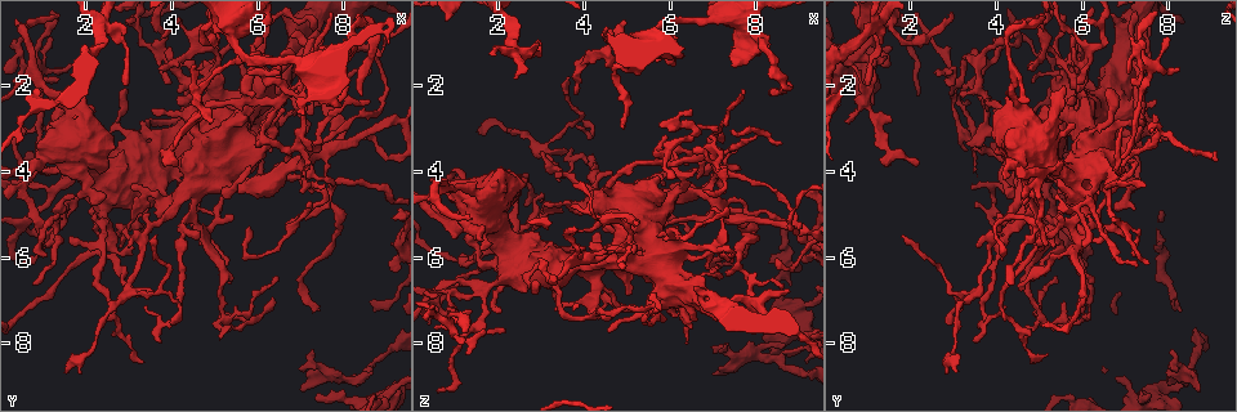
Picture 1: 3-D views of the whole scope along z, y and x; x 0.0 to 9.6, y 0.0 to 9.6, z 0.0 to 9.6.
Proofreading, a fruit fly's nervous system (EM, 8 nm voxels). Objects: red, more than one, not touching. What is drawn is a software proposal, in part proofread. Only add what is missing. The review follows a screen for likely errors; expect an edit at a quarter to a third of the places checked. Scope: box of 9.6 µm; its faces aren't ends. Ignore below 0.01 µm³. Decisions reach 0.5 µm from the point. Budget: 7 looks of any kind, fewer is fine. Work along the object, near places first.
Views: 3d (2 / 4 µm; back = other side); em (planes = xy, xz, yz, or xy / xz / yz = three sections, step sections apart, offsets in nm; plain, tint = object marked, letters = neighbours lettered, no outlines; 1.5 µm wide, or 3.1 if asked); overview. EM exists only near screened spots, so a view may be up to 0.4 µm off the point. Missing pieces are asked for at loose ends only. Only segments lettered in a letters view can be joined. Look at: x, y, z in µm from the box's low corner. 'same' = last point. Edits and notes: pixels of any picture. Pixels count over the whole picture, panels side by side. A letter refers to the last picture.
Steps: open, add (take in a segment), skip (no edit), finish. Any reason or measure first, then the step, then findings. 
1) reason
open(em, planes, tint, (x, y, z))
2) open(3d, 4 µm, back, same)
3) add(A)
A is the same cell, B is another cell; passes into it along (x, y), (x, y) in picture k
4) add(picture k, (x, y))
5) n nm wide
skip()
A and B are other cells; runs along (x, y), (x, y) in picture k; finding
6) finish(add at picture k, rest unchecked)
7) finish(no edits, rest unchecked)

an open end
open(em, planes, plain, (7.30, 8.15, 8.15))

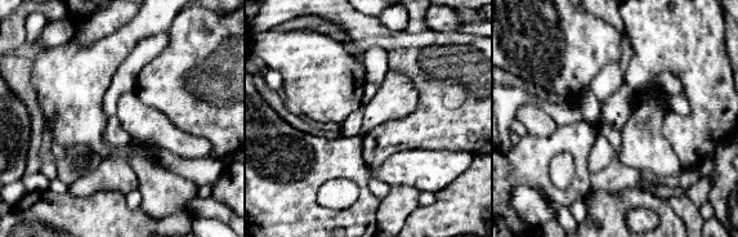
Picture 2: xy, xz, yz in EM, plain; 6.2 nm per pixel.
see the neighbours
open(em, planes, letters, same)

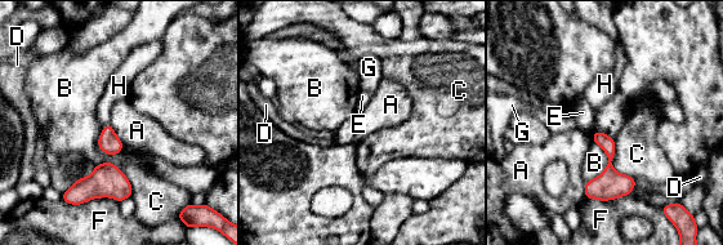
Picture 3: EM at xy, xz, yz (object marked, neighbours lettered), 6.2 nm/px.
skip()
A, B, C, D, E, F, G and H are other cells; border along (590, 136), (603, 132), (612, 138) in picture 3; none of them fits

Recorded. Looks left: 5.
free end
open(3d, 2 µm, (1.15, 5.85, 6.05))

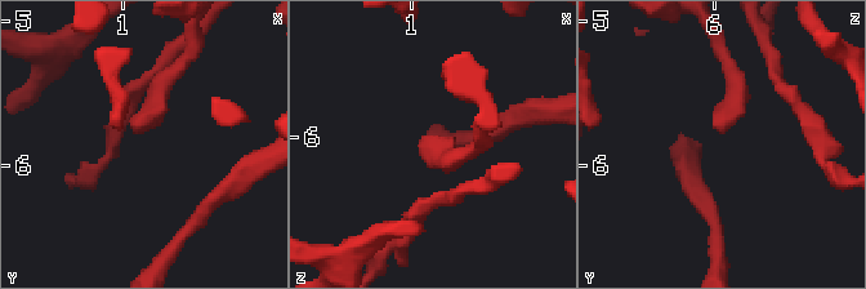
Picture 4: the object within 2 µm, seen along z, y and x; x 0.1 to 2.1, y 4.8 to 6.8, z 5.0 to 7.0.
open(em, planes, letters, (1.14, 5.80, 6.08))

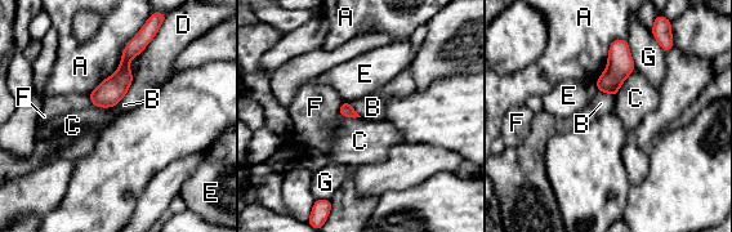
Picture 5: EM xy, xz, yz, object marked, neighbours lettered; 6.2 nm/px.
skip()
A, B, C, D, E, F and G are other cells; runs along (133, 44), (124, 74), (96, 102) in picture 5; no lettered segment goes on from it

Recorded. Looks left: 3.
tapers out
open(em, planes, tint, (5.95, 1.35, 1.50))

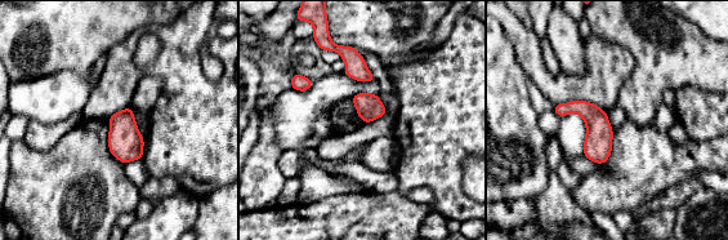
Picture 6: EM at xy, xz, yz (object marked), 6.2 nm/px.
see the neighbours
open(em, planes, letters, same)

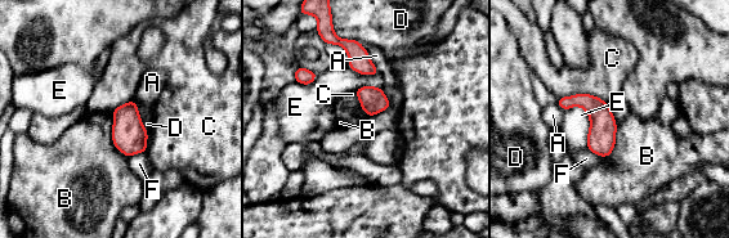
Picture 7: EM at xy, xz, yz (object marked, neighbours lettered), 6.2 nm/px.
skip()
A, B, C, D, E and F are other cells; border along (111, 113), (112, 143), (128, 157) in picture 7; no lettered segment goes on from it

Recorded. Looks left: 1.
finish(no edits, rest unchecked)

